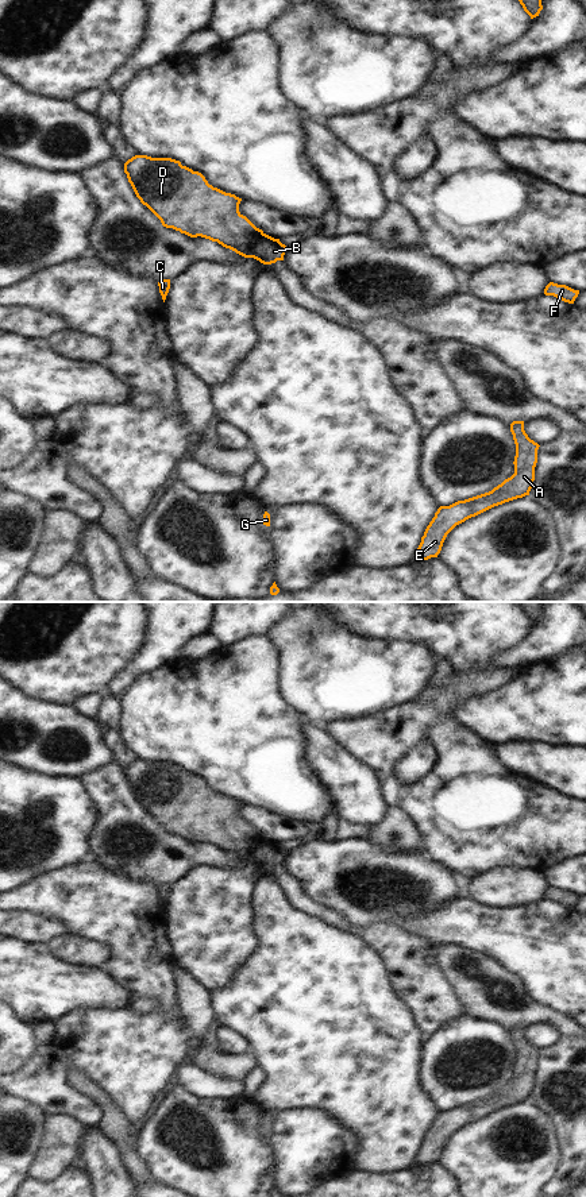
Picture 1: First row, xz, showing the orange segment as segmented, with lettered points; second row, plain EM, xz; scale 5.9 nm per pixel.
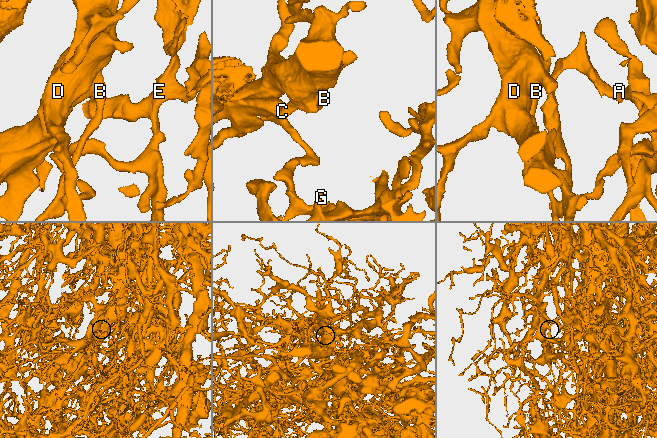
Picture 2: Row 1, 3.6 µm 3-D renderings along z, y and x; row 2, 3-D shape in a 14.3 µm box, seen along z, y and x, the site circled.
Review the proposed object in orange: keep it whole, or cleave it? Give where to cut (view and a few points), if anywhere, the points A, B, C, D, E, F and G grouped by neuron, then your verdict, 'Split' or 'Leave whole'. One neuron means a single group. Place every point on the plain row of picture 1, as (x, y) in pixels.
Split along xz (273, 842), (258, 845), (250, 861). Groups: A C D E F G / B. Split

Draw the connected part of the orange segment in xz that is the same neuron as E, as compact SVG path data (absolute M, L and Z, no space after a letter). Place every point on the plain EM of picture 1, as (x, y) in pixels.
M513 1026L510 1036L516 1049L514 1078L491 1096L440 1111L427 1131L415 1165L437 1162L447 1139L459 1128L494 1111L529 1100L535 1085L539 1049L528 1042L524 1026Z

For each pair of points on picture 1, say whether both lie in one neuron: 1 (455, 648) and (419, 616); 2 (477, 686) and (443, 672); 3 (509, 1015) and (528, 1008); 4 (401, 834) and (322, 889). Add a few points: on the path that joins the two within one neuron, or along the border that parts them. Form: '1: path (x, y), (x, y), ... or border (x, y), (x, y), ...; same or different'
1: path (446, 638), (428, 621); same
2: border (454, 672), (443, 684), (438, 687), (427, 686); different
3: path (513, 1011), (524, 1010); same
4: border (365, 838), (390, 849), (415, 850); different

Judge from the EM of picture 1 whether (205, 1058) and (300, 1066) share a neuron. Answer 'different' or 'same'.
different

